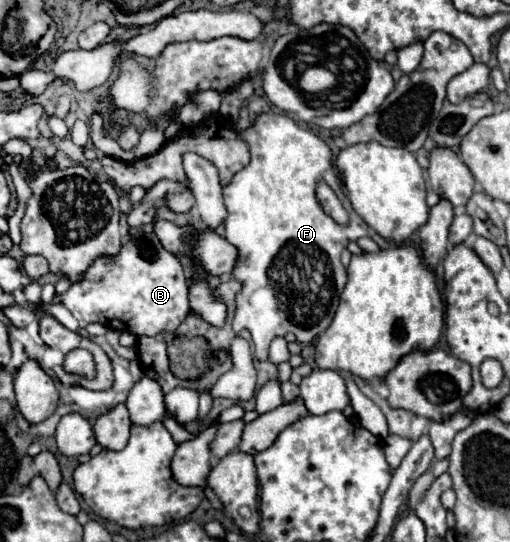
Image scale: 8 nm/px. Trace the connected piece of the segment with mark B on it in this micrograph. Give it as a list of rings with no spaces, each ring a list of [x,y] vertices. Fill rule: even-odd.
[[[146,234],[142,238],[130,236],[118,256],[112,258],[98,258],[88,272],[84,274],[84,280],[78,284],[72,284],[70,290],[62,296],[54,296],[54,302],[62,302],[72,316],[80,322],[80,328],[86,328],[92,322],[98,322],[102,326],[108,326],[112,330],[126,330],[134,336],[156,336],[160,332],[174,332],[180,322],[190,312],[188,304],[188,286],[184,278],[184,268],[176,256],[172,256],[168,250],[162,248],[160,240],[154,234]]]

